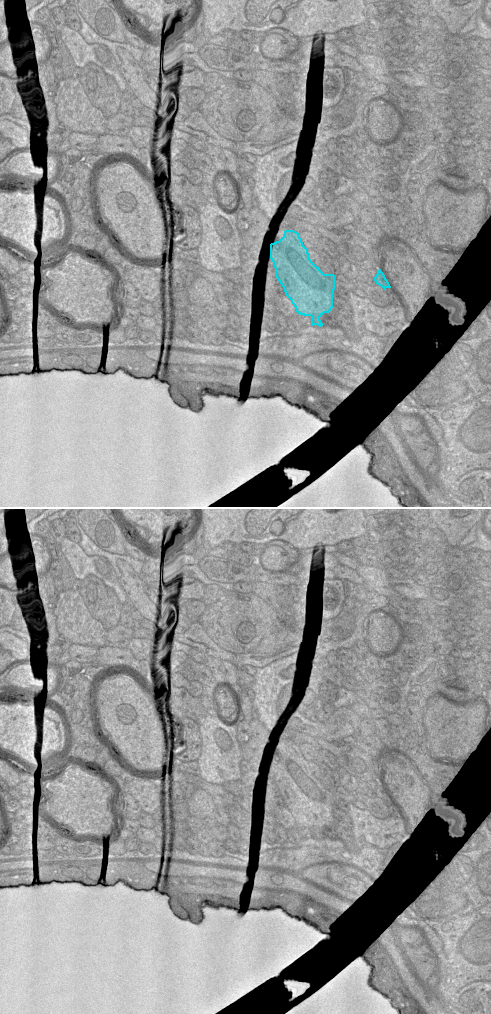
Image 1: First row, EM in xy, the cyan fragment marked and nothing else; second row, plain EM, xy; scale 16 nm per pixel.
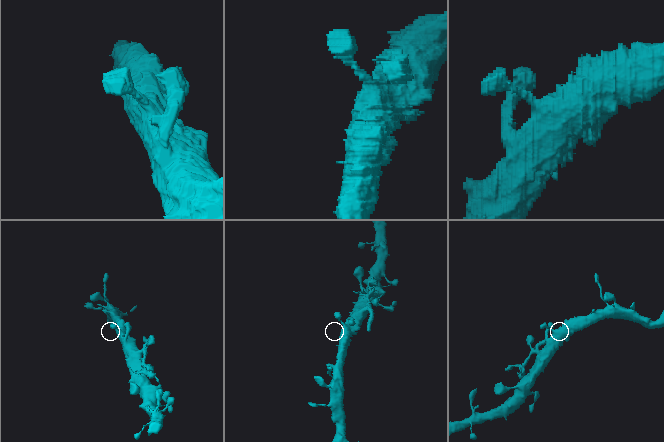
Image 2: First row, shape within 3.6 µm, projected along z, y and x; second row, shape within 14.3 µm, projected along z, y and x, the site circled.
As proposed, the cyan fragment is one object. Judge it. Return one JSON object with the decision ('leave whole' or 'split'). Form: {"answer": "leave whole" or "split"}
{"answer": "leave whole"}

